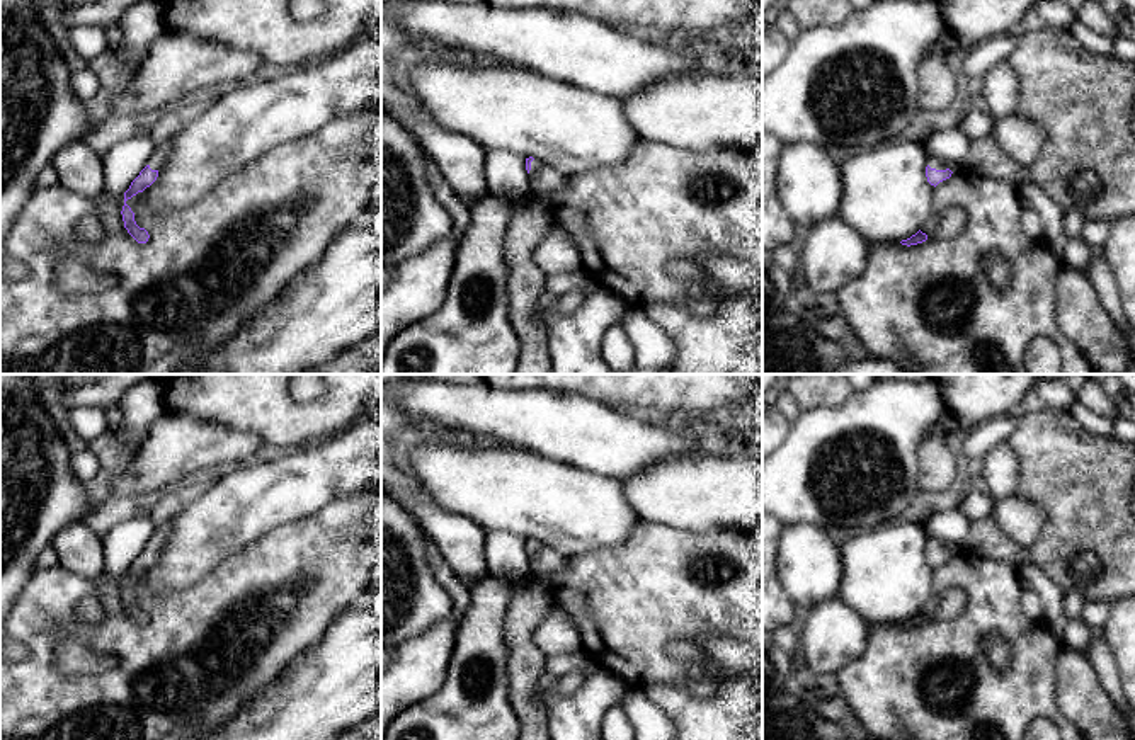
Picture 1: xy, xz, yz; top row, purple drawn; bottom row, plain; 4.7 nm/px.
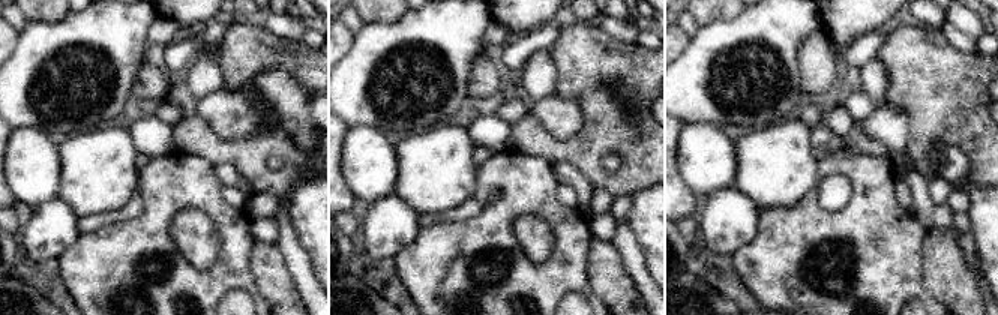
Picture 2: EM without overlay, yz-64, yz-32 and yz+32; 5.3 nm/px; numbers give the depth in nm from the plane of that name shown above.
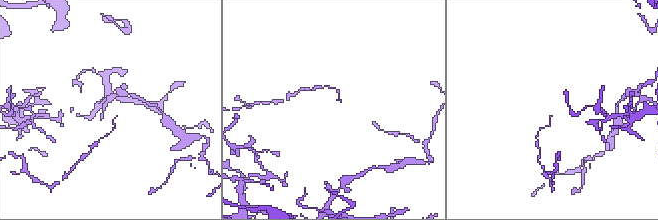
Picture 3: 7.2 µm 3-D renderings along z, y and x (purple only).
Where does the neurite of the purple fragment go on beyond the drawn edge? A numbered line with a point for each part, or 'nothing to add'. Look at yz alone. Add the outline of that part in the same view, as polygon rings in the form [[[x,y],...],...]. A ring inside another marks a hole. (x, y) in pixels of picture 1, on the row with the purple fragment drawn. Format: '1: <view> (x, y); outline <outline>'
nothing to add

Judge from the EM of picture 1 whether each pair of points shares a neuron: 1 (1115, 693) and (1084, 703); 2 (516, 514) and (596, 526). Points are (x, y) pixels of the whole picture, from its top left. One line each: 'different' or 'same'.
1: different
2: same

